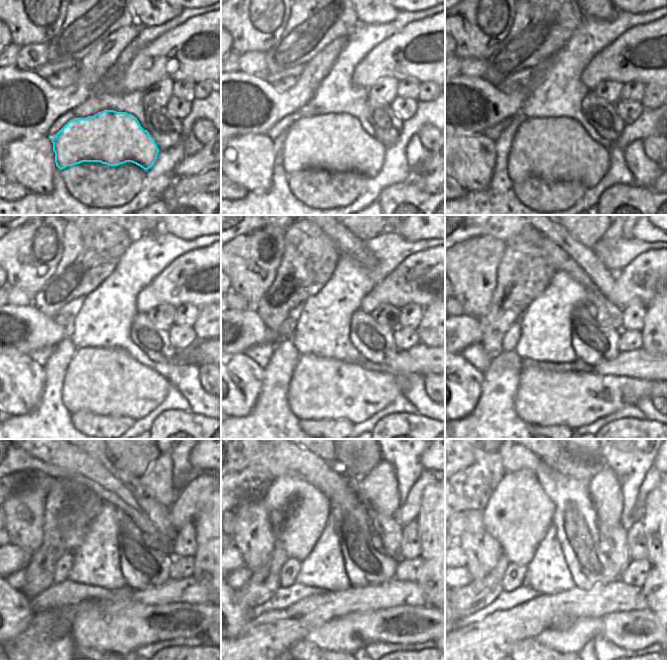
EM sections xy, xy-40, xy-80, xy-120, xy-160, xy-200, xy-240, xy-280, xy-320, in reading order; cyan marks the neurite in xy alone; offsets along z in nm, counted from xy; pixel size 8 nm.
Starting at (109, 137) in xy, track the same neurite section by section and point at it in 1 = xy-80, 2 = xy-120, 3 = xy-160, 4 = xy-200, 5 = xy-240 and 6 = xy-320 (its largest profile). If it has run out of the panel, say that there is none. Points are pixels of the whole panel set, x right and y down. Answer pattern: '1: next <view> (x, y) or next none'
1: next xy-80 (559, 149)
2: next xy-120 (106, 381)
3: next xy-160 (320, 388)
4: next xy-200 (545, 397)
5: next xy-240 (133, 625)
6: next xy-320 (635, 630)

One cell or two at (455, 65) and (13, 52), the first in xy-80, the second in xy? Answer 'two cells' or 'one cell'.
one cell

